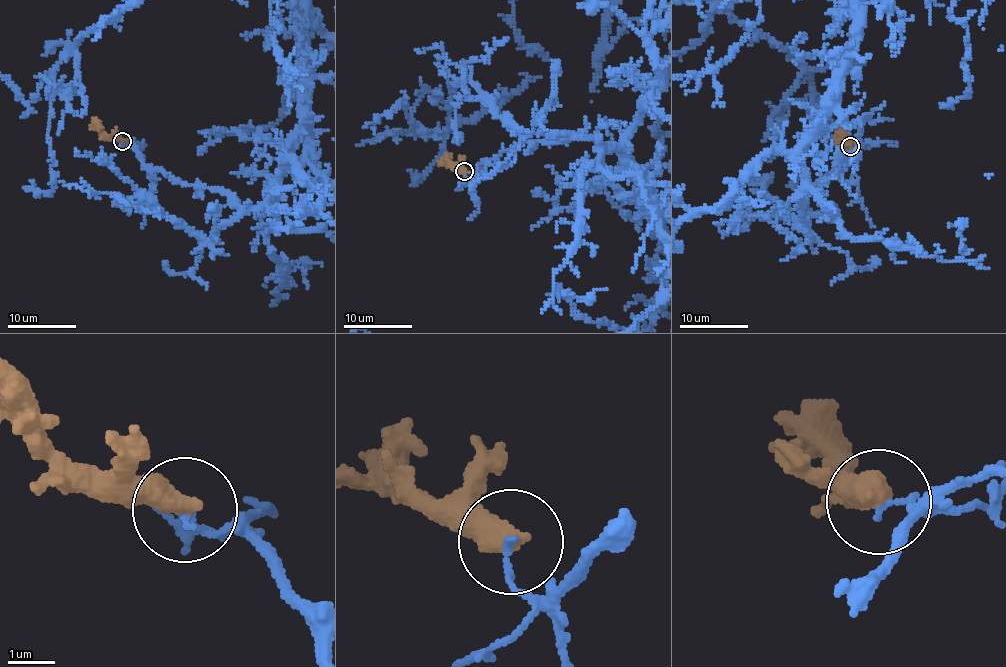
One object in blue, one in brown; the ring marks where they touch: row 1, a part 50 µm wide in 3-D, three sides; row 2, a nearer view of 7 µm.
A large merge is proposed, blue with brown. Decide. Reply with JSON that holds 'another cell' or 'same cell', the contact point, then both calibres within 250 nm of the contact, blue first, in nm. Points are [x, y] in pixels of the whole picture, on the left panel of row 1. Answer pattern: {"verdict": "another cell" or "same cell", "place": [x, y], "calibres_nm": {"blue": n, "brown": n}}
{"verdict": "another cell", "place": [122, 141], "calibres_nm": {"blue": 130, "brown": 550}}

